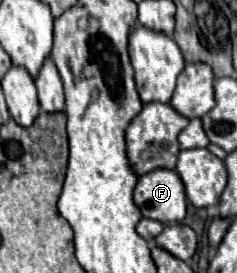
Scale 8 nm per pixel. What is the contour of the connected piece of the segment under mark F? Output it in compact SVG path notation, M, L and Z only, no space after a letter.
M155 169L139 177L133 201L141 209L143 217L157 219L163 225L183 221L187 213L183 181L169 169Z

